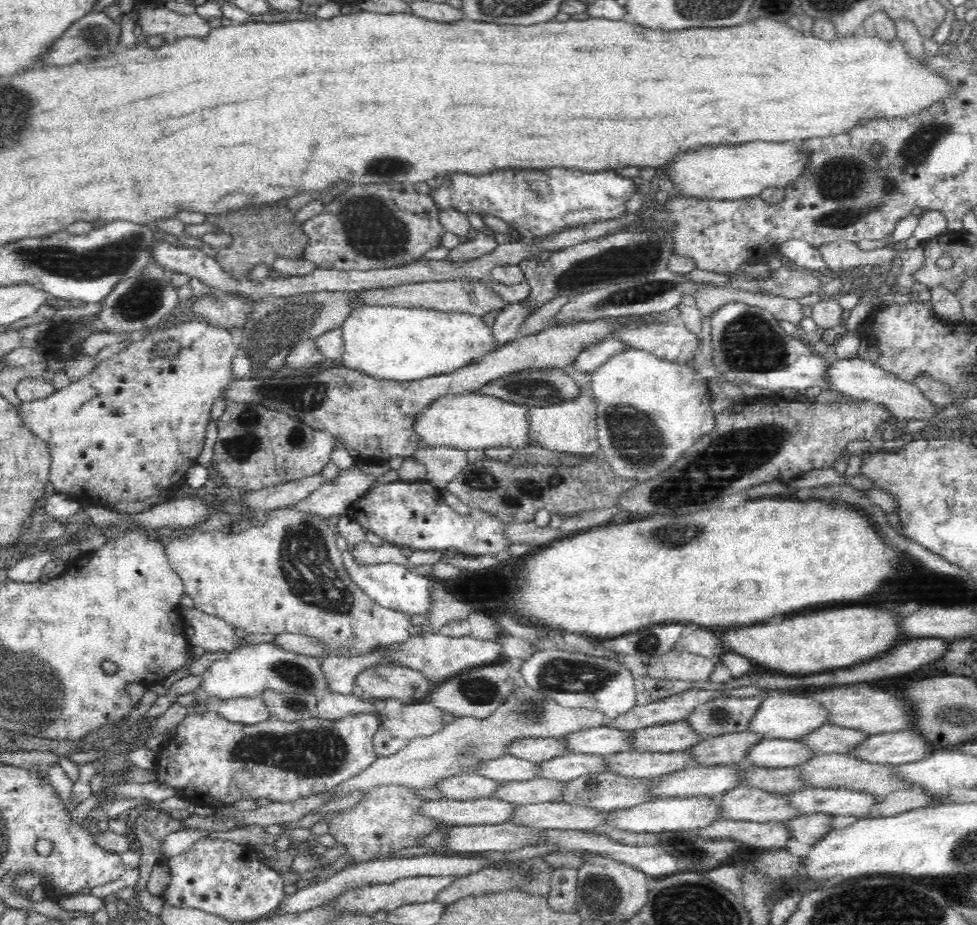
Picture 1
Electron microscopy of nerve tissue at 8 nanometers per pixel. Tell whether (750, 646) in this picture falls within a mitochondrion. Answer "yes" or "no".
no

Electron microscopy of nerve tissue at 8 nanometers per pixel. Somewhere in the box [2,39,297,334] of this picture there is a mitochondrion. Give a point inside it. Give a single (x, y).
(118, 255)

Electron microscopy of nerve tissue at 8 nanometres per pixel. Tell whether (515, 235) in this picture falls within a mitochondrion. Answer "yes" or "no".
no

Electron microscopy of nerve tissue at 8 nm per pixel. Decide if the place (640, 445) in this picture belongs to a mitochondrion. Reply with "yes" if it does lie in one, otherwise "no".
yes

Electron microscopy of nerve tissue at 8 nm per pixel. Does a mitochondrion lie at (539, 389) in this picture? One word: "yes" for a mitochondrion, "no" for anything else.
yes

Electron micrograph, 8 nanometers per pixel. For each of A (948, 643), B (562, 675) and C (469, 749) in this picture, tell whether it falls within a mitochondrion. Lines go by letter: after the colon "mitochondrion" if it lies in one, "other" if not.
A: other
B: mitochondrion
C: mitochondrion

